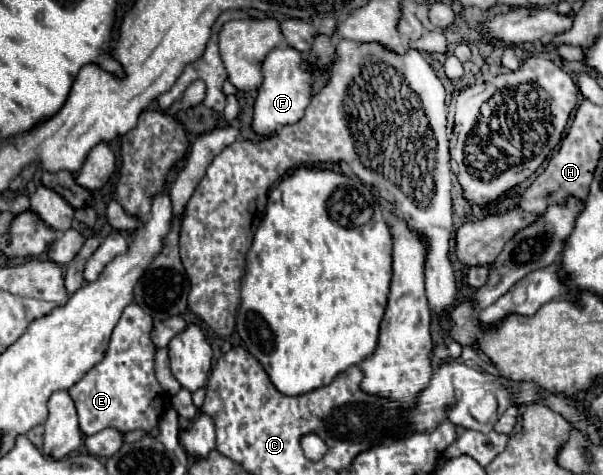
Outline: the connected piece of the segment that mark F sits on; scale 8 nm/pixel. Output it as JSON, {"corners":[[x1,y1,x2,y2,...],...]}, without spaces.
{"corners":[[279,46,267,54,261,64,261,72,263,82,253,104,251,128,257,136,265,138,275,134,281,126,295,124,303,116,307,104,311,102,311,74,307,70,301,70,301,52,287,46]]}

